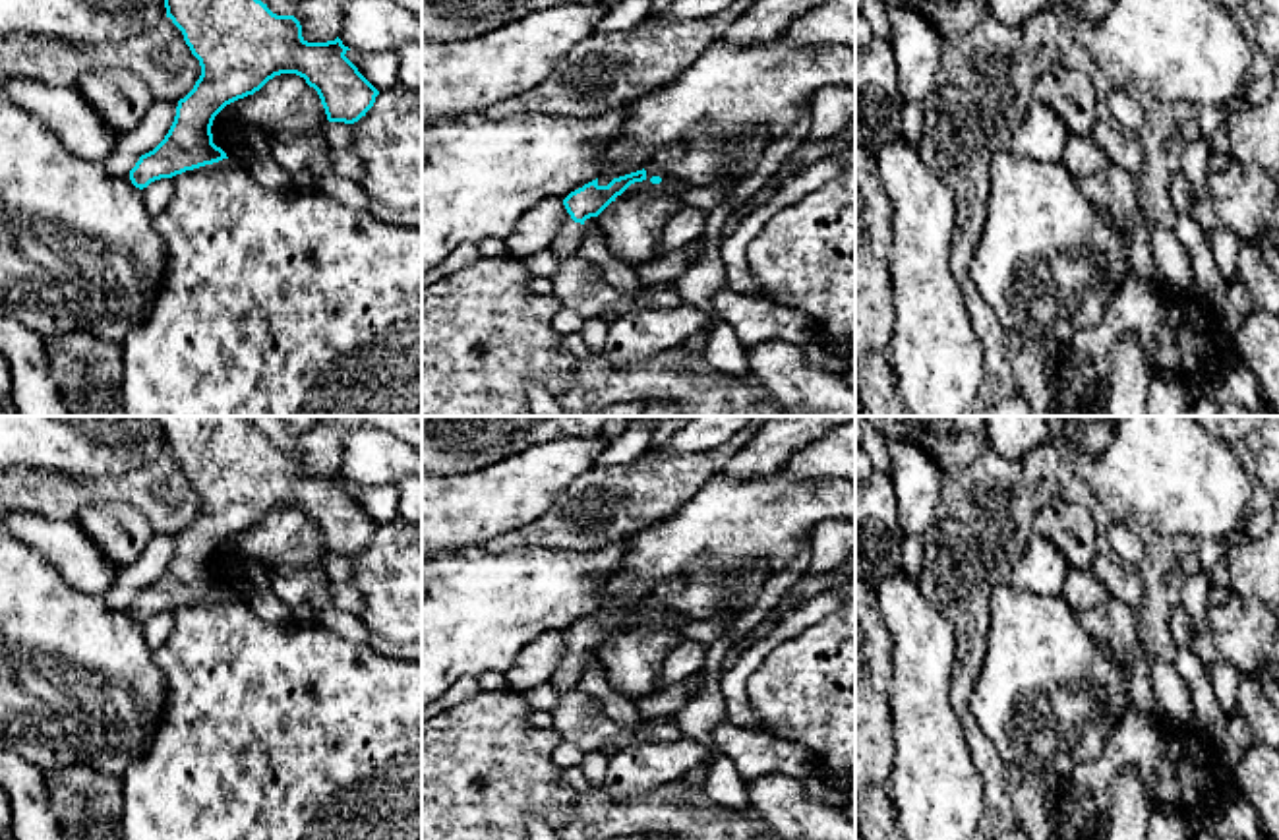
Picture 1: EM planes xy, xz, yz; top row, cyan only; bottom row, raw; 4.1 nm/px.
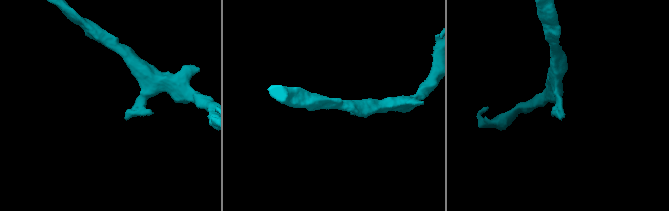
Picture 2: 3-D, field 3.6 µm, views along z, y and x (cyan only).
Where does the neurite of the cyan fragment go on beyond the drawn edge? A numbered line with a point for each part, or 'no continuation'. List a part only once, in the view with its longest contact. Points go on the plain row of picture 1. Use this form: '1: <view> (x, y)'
1: xz (565, 678)

